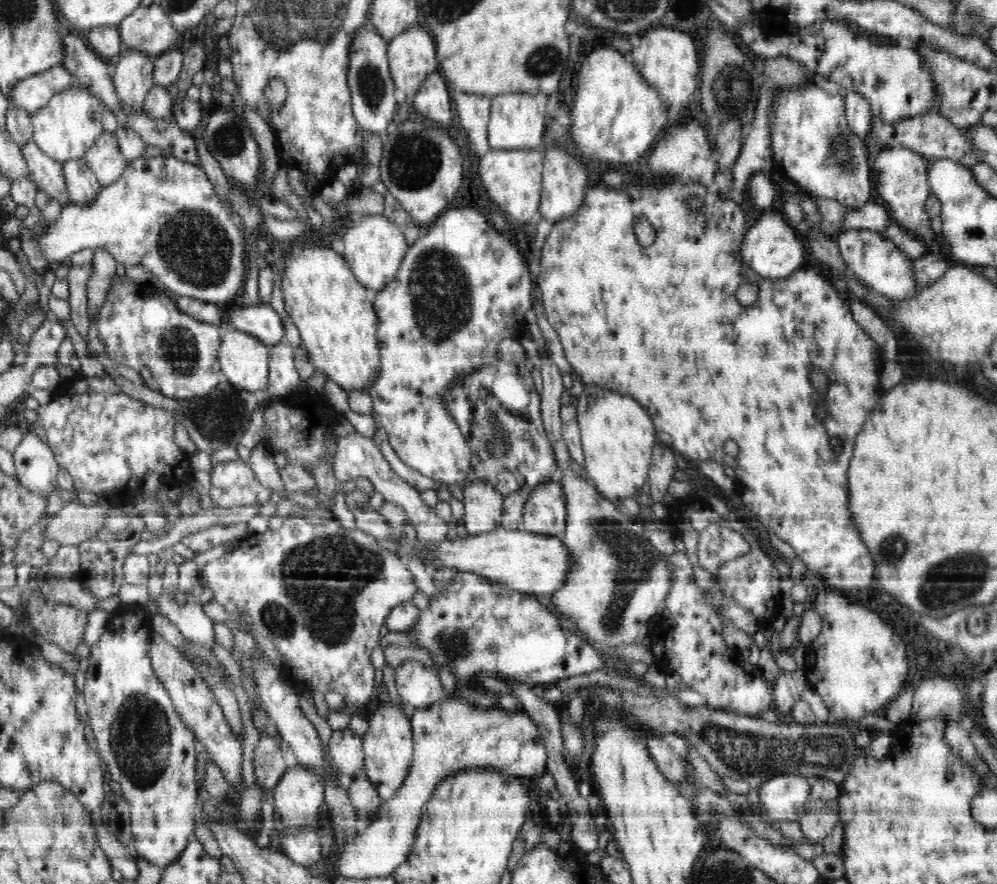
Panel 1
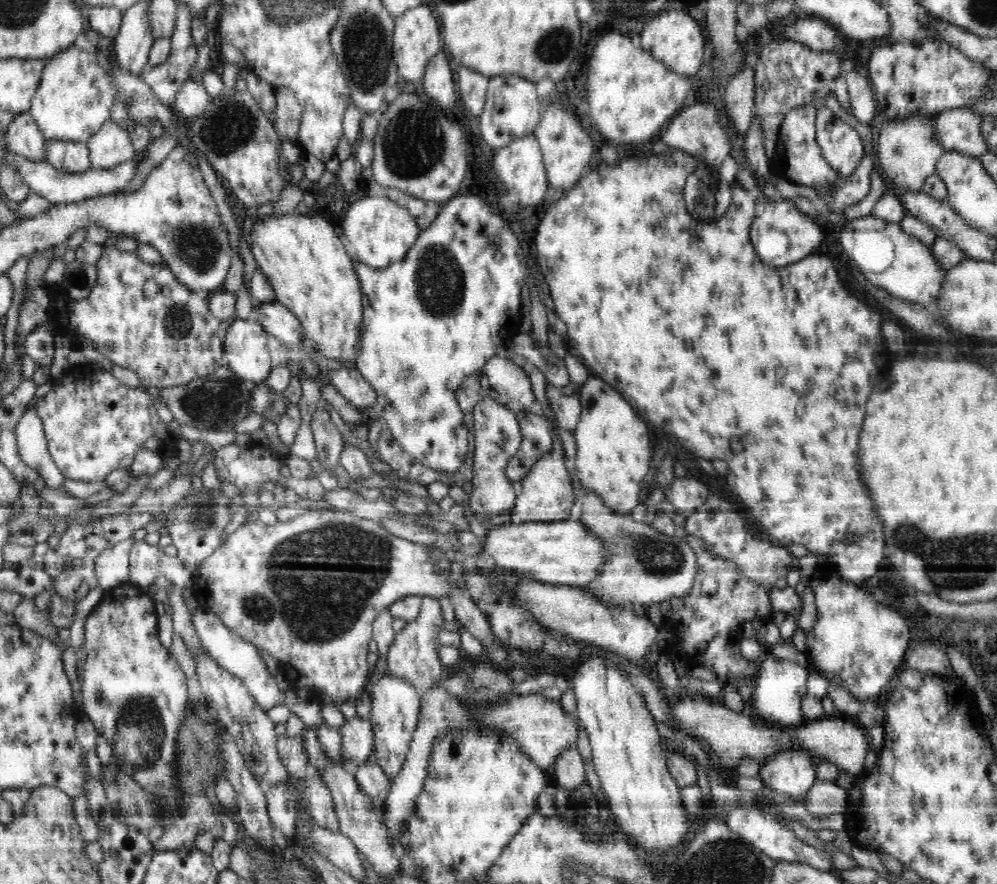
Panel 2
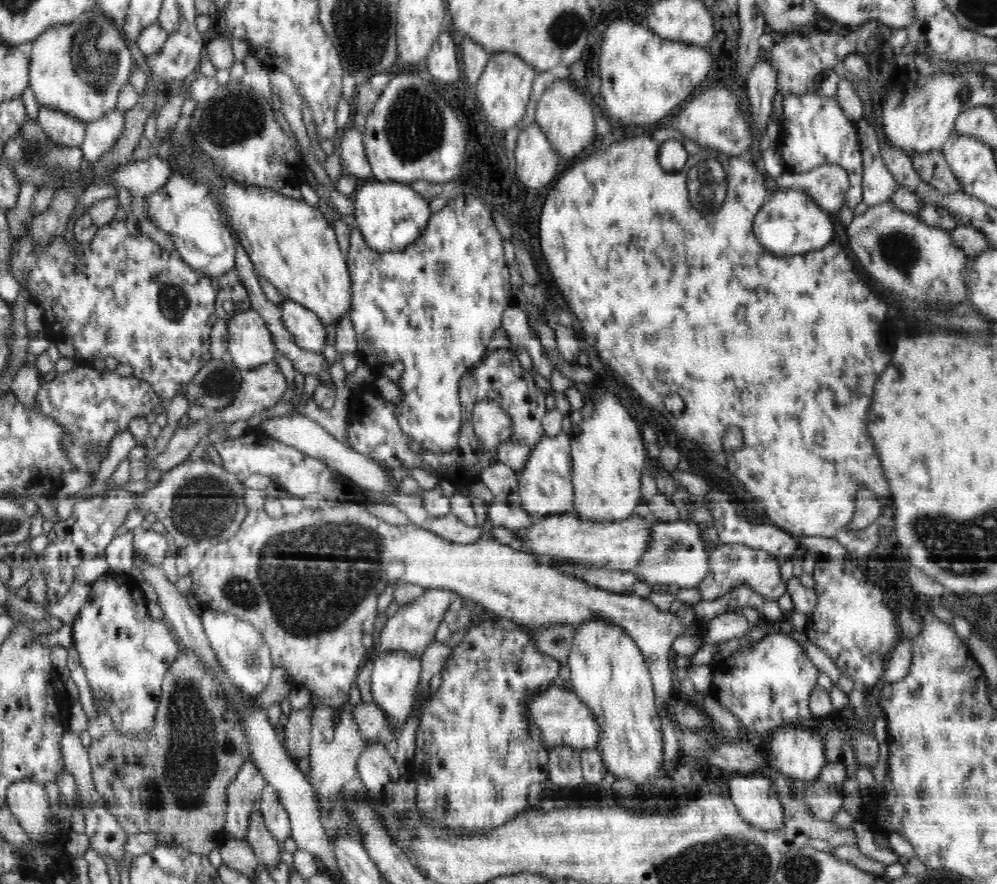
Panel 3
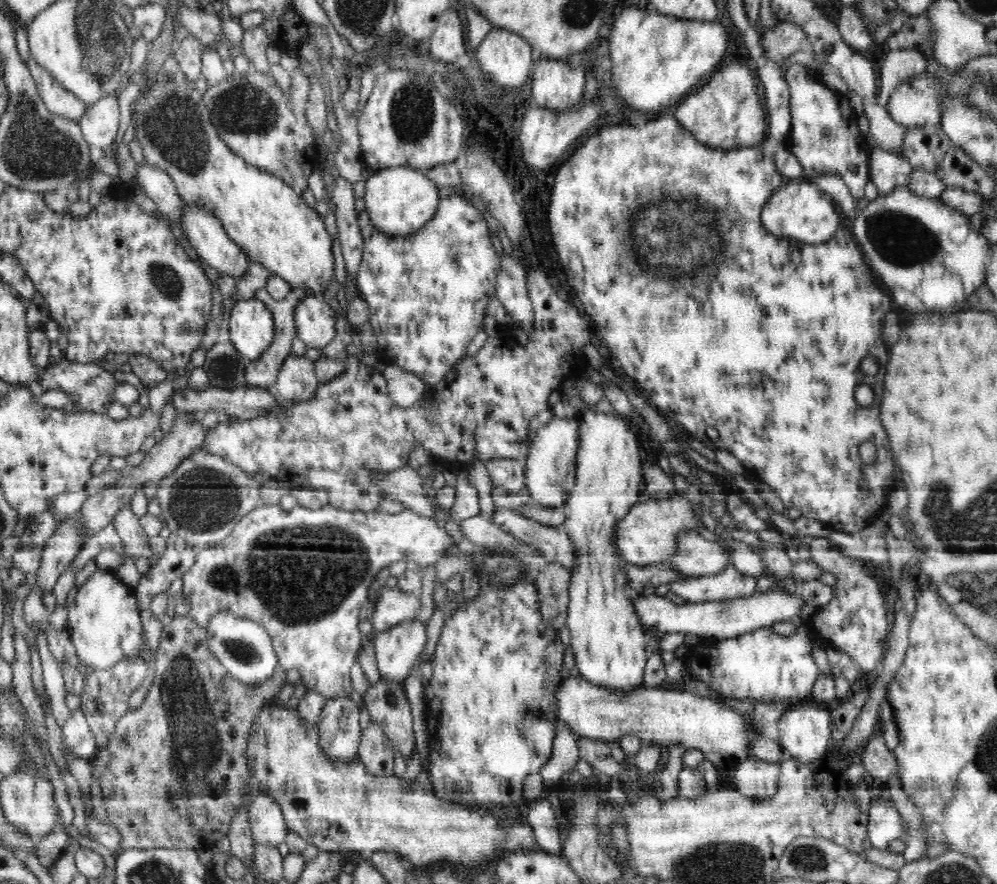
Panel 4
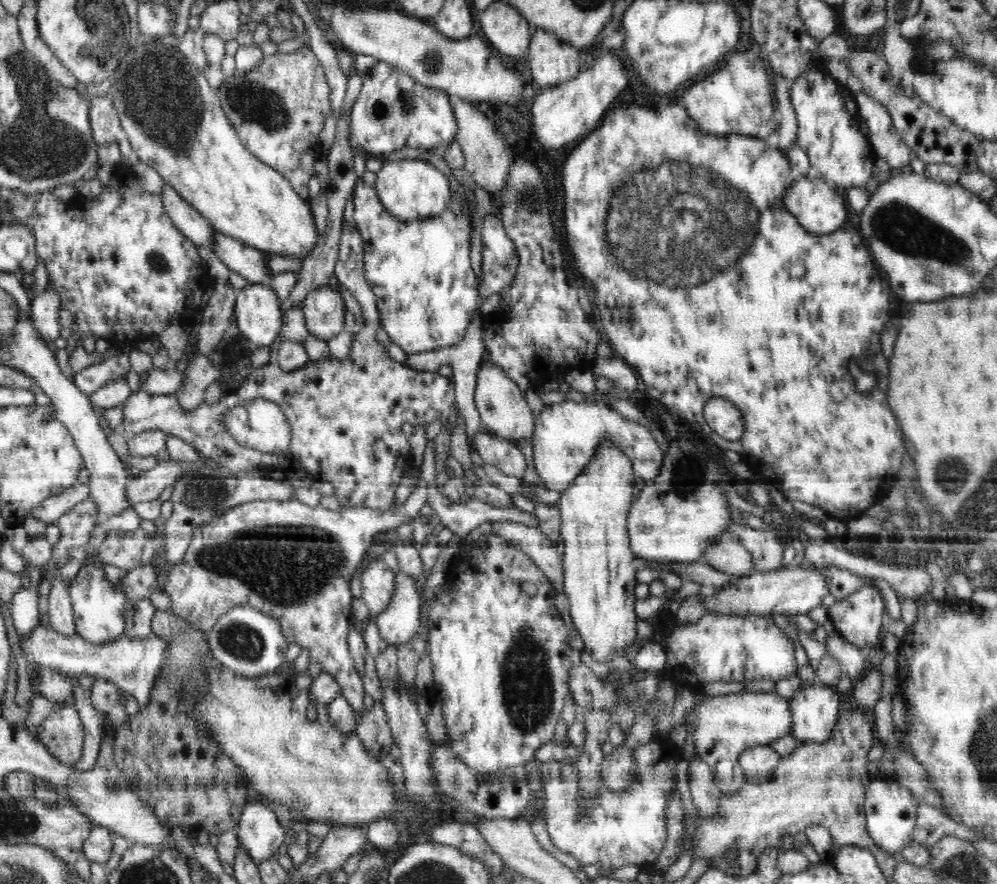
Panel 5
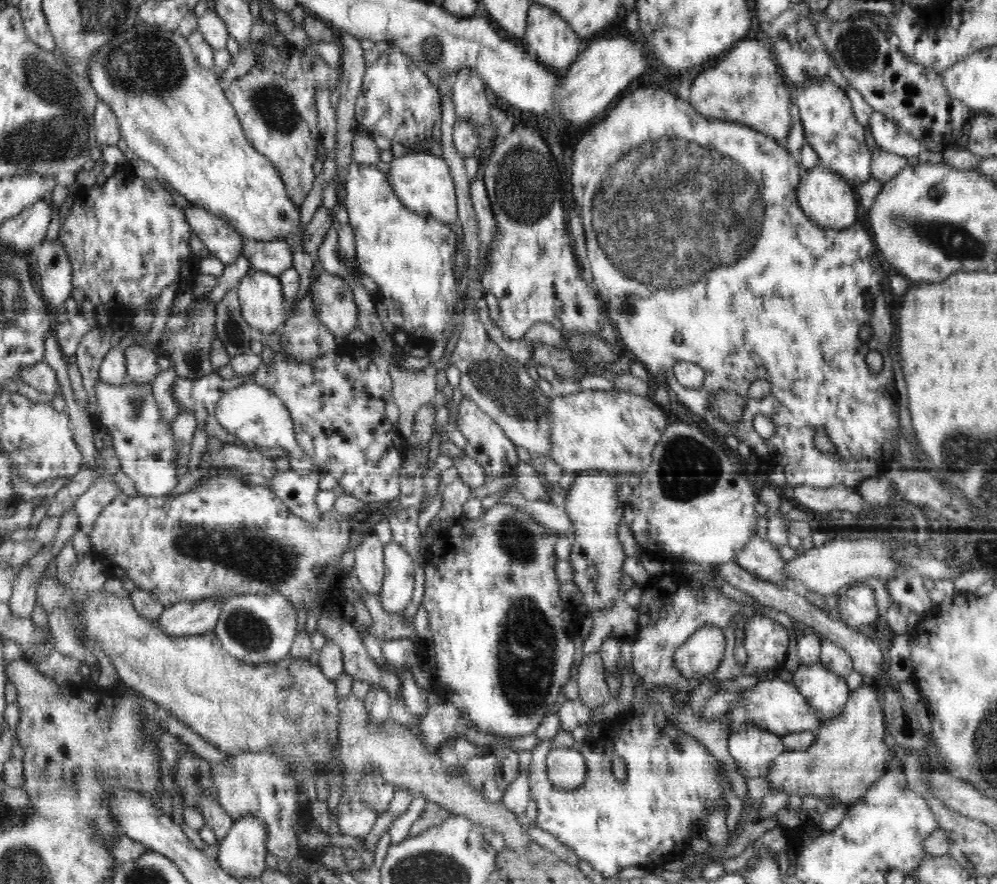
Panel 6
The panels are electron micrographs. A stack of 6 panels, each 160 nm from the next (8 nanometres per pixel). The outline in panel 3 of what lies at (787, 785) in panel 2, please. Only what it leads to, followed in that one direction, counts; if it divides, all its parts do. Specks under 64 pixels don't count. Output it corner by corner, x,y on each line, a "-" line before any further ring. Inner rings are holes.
800,724
778,727
772,731
770,752
765,760
770,765
772,774
780,774
787,779
798,781
811,781
816,779
826,762
824,754
824,738
816,731

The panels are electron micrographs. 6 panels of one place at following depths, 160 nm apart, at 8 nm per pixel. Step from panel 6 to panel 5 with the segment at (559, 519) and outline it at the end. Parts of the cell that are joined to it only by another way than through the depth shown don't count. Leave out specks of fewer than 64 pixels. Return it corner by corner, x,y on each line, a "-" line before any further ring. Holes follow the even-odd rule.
432,486
428,489
427,500
442,524
461,539
466,538
477,526
483,522
507,520
519,522
530,527
538,527
538,517
533,512
524,512
515,505
509,507
494,507
492,504
470,499
464,504
454,504
443,495
442,489

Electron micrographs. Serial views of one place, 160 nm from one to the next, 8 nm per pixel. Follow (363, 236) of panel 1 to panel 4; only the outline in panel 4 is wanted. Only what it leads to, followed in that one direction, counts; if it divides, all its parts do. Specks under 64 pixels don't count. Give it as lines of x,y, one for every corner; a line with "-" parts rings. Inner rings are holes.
412,167
383,168
369,172
365,185
365,208
370,222
388,236
406,237
422,229
439,211
443,191
438,190
426,172

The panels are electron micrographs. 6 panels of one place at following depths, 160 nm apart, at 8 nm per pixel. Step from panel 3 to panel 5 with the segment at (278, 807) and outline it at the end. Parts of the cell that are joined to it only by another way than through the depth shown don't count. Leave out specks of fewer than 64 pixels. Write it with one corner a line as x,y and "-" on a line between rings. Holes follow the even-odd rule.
255,799
243,808
235,831
239,844
258,865
272,857
284,840
284,829
276,814

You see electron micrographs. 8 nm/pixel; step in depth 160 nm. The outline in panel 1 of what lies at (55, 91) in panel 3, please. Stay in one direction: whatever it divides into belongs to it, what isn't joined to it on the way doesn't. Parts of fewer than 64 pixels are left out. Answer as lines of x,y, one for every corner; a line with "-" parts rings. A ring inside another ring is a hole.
70,87
56,91
53,97
31,116
33,139
42,153
59,163
68,159
80,159
94,144
102,132
102,110
105,106
97,96
92,95
88,87

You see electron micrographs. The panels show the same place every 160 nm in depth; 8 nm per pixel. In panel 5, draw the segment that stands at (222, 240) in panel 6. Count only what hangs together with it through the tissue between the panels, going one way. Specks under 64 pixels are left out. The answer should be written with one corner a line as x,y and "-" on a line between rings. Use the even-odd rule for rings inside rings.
163,186
160,194
167,216
186,238
197,246
212,246
216,231
208,220
188,204
182,195
171,186

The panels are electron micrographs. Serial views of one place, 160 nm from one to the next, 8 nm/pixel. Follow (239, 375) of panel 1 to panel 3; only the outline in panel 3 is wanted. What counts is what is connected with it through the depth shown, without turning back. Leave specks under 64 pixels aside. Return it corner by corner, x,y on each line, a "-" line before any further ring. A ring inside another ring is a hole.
250,308
233,316
226,323
229,336
227,351
230,353
234,365
239,369
255,369
274,358
277,350
274,347
270,329
268,329
258,311

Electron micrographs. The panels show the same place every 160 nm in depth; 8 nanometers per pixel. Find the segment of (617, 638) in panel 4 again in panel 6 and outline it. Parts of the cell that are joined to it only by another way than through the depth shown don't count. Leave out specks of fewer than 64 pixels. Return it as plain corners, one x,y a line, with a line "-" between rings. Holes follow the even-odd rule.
607,471
588,472
576,477
576,482
573,482
571,488
566,492
565,507
568,512
568,517
574,523
573,532
573,551
569,559
574,567
574,583
579,586
581,593
581,602
585,602
589,607
588,615
593,614
598,609
607,609
613,605
613,602
620,596
624,595
621,592
621,578
623,572
623,561
626,560
623,546
617,537
616,525
621,521
624,514
624,504
618,497
619,483
626,478
624,475
616,474

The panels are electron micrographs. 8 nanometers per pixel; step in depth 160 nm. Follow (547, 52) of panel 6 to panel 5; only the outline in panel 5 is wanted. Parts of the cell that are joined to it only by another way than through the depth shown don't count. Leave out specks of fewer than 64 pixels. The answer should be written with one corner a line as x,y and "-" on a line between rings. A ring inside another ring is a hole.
542,29
532,30
527,62
538,90
573,79
580,72
580,52

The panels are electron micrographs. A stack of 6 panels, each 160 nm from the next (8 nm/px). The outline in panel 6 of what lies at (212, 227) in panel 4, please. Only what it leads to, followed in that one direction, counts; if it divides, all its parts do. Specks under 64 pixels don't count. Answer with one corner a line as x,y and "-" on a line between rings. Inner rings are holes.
244,237
242,255
250,259
250,268
279,277
293,267
293,250
286,239
259,241

